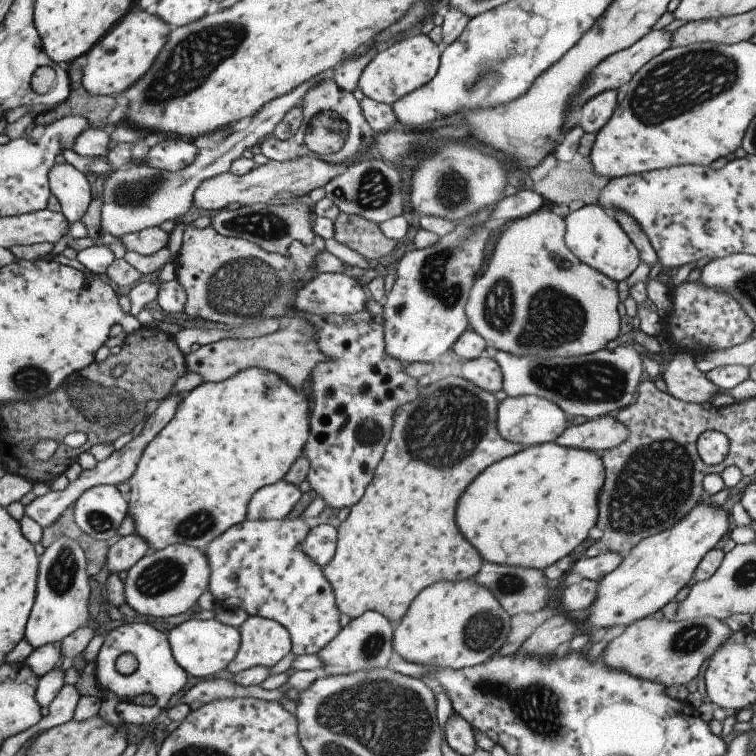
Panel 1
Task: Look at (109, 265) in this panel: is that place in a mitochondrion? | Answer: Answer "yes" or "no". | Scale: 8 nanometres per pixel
no

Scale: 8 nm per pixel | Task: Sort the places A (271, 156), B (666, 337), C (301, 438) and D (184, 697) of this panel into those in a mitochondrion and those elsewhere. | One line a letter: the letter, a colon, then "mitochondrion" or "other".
A: other
B: other
C: other
D: other

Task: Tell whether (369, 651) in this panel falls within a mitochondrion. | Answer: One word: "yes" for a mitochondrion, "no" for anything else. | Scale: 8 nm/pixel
yes

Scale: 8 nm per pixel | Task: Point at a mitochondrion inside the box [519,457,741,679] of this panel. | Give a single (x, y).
(686, 641)

